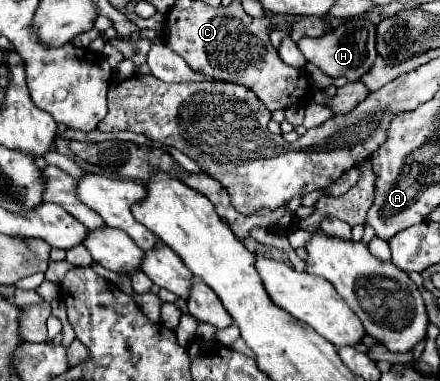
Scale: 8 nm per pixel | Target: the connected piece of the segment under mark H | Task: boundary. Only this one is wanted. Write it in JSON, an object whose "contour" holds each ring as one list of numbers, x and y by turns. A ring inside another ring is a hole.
{"contour":[[347,17,339,19,339,25,333,25,325,35,321,37,303,37,299,39,299,49,305,55,305,59,313,65,317,65,323,73,329,77,347,77,349,81,357,81,363,73,369,71,377,57,377,25,369,21,367,17]]}

